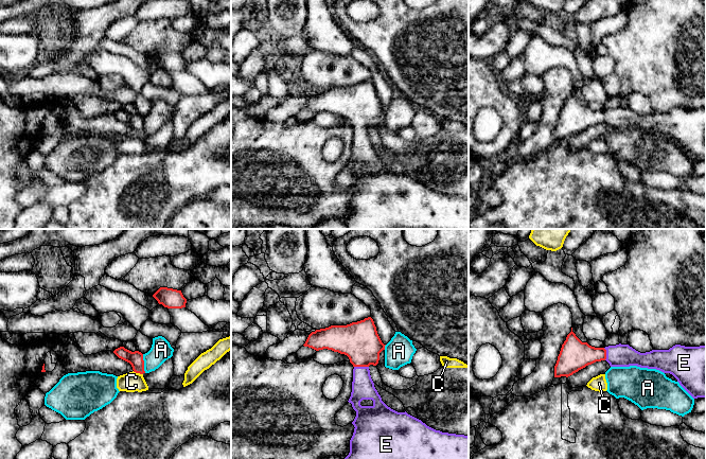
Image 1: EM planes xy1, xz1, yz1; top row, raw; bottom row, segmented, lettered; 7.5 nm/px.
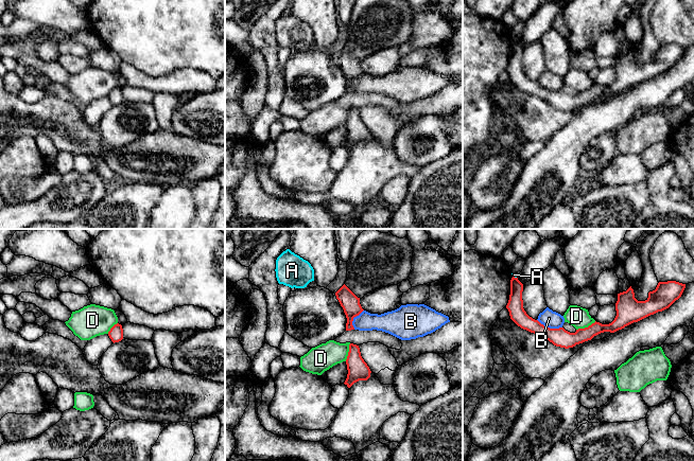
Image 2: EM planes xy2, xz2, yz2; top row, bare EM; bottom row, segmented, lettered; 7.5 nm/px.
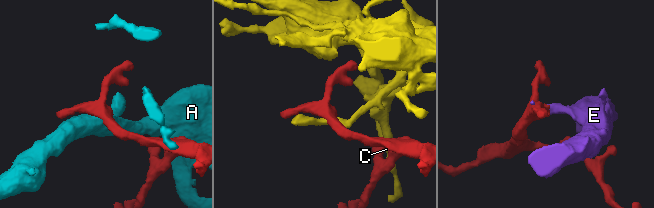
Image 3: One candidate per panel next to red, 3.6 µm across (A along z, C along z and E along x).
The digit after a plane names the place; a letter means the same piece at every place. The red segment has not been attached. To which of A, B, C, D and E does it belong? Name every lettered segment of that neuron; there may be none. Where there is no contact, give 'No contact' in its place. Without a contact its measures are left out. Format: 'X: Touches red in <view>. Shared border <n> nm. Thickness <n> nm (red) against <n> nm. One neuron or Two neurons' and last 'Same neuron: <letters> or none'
A: Touches red in xy1. Shared border 150 nm. Thickness 110 nm (red) against 160 nm. Two neurons
B: Touches red in yz2. Shared border 200 nm. Thickness 140 nm (red) against 130 nm. Two neurons
C: Touches red in xy1. Shared border 80 nm. Thickness 110 nm (red) against 150 nm. Two neurons
D: Touches red in yz2. Shared border 170 nm. Thickness 140 nm (red) against 160 nm. Two neurons
E: Touches red in xz1. Shared border 110 nm. Thickness 300 nm (red) against 180 nm. One neuron
Same neuron: E

